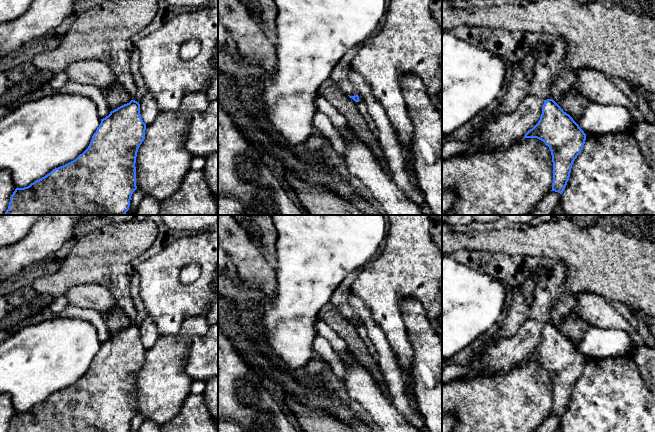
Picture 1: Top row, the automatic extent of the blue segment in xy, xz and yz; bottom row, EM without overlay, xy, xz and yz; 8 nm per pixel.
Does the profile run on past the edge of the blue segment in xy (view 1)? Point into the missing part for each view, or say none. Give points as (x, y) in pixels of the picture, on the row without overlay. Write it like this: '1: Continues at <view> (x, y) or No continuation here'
1: No continuation here

